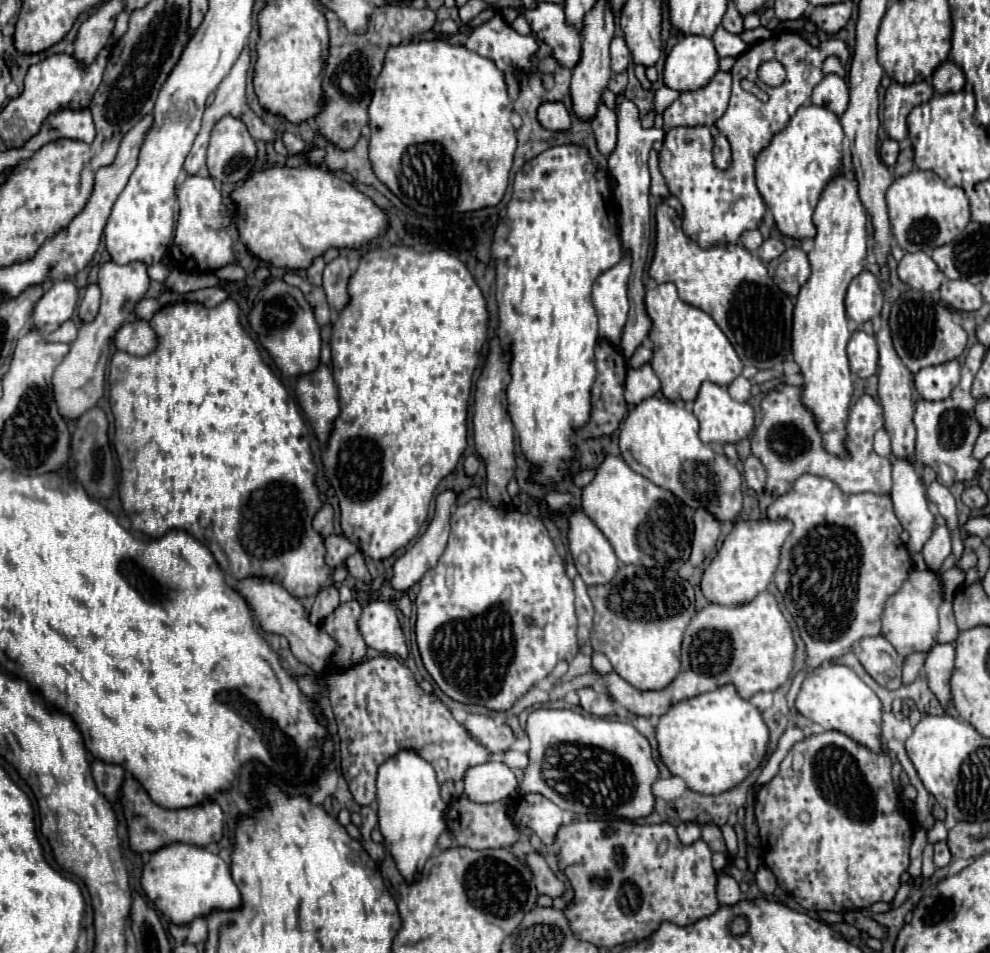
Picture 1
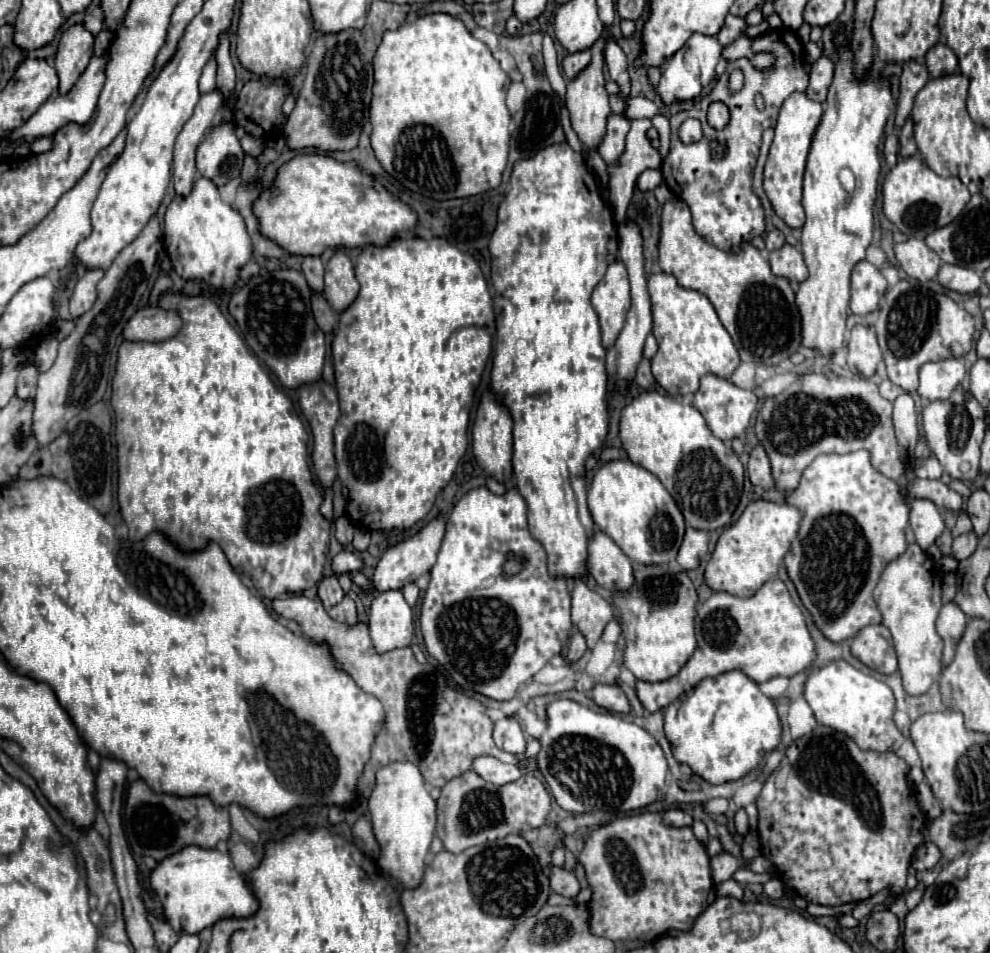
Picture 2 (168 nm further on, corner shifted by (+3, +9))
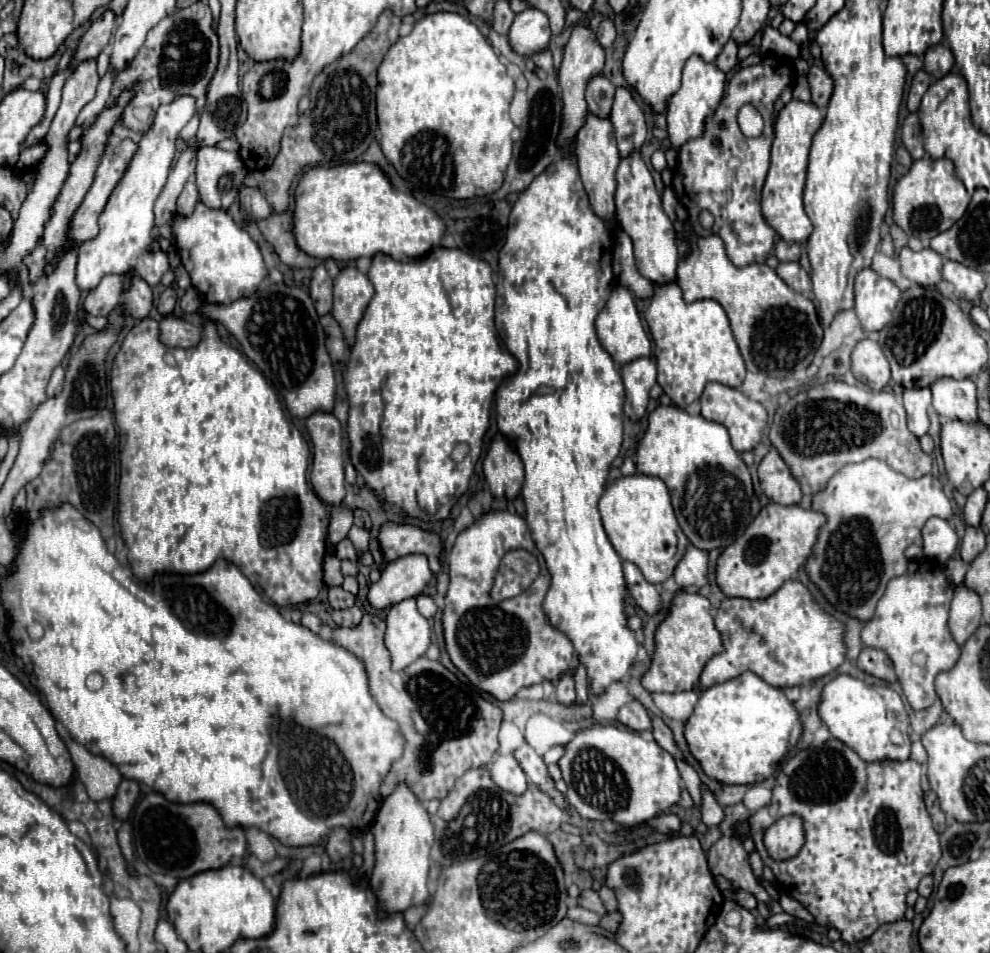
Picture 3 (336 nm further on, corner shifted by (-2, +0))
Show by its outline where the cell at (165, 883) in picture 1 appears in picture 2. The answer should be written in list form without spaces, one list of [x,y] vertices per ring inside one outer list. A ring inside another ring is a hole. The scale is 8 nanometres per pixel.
[[[197,845],[183,847],[179,853],[157,863],[151,871],[149,885],[165,907],[163,911],[169,925],[183,933],[199,933],[223,917],[249,917],[259,907],[245,877],[235,871],[229,855],[217,849],[203,849]]]

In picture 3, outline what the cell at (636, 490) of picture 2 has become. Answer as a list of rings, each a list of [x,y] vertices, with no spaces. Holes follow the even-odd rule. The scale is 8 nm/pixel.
[[[636,474],[636,476],[626,476],[626,478],[620,478],[620,480],[612,482],[606,488],[604,496],[600,498],[598,510],[600,510],[602,522],[604,522],[604,530],[610,538],[610,542],[612,542],[614,550],[620,554],[622,560],[636,564],[650,584],[660,584],[674,574],[676,564],[680,562],[680,558],[684,556],[684,550],[688,548],[688,538],[684,536],[684,532],[678,526],[674,508],[670,504],[668,488],[660,478],[646,476],[646,474]]]

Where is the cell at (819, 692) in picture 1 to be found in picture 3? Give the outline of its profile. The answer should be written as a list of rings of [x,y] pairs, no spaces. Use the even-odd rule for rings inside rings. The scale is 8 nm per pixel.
[[[840,674],[824,686],[818,712],[830,734],[842,740],[846,746],[852,746],[852,750],[856,750],[864,762],[902,762],[910,758],[908,714],[902,698],[890,686],[872,686],[848,674]]]

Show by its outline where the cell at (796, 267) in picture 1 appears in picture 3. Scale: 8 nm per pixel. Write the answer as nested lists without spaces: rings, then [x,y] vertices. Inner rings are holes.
[[[780,262],[776,268],[776,274],[780,274],[780,278],[784,278],[784,282],[788,282],[788,286],[792,286],[792,290],[796,292],[804,296],[812,292],[810,274],[798,262]]]

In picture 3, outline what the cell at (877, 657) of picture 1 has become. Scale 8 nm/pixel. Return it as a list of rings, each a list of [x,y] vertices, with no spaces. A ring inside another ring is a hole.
[[[862,648],[860,656],[858,656],[858,668],[862,672],[882,678],[886,682],[896,682],[896,674],[894,674],[890,658],[886,656],[886,652],[882,652],[878,648]]]

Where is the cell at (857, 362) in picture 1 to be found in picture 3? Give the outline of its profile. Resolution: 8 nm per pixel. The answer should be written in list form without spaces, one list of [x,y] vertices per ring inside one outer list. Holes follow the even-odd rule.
[[[860,340],[852,352],[852,372],[872,390],[882,390],[890,382],[890,366],[878,342]]]

